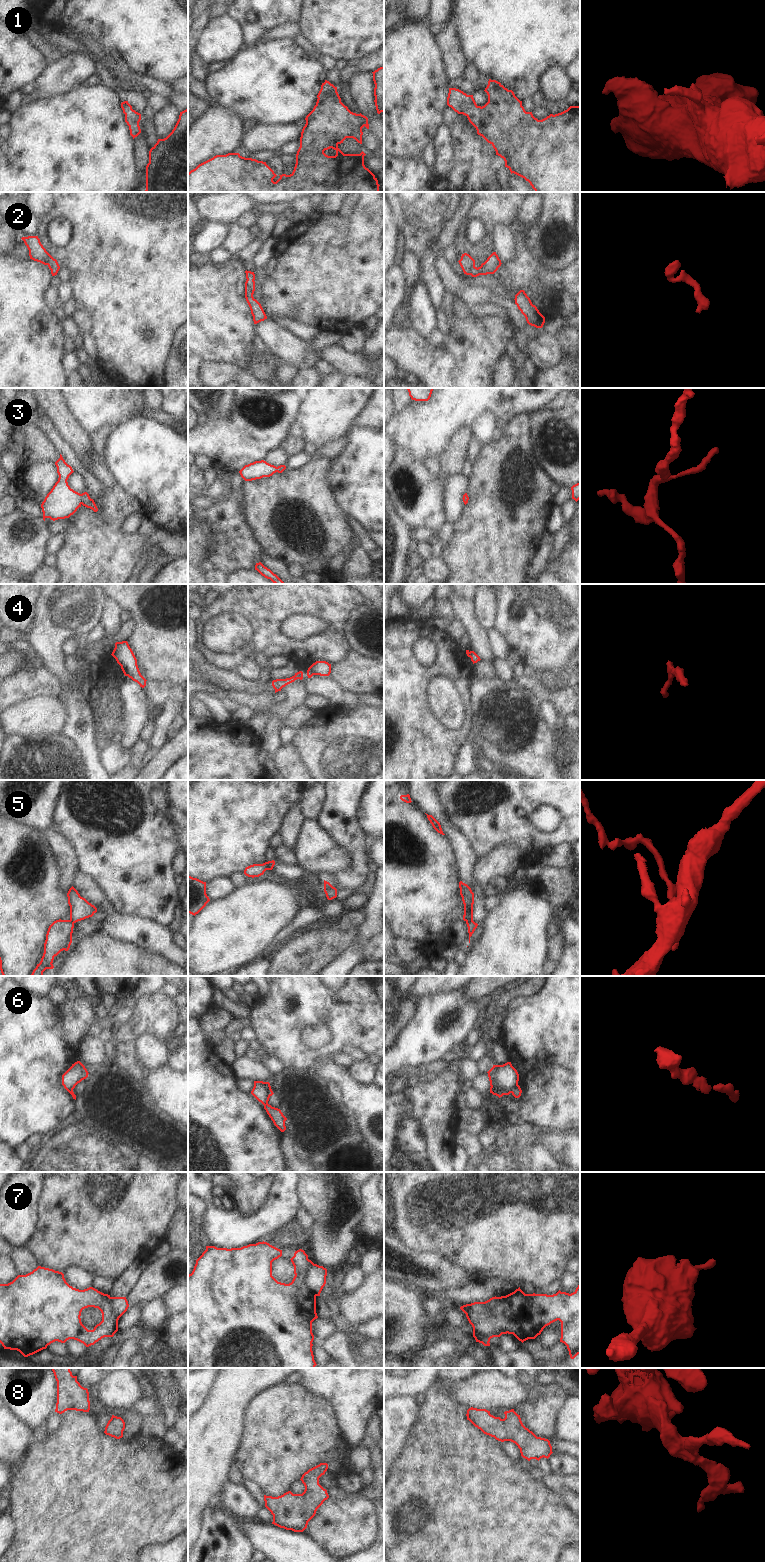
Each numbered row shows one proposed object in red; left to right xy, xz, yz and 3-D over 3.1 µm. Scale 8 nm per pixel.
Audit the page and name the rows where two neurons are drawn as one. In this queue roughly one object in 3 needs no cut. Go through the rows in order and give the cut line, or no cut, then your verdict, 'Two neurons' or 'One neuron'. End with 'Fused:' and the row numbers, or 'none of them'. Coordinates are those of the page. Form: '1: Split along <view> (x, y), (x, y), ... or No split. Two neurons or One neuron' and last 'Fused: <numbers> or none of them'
1: No split. One neuron
2: No split. One neuron
3: No split. One neuron
4: Split along xz (308, 668), (314, 674). Two neurons
5: Split along yz (472, 920), (466, 922). Two neurons
6: Split along yz (517, 1084), (510, 1092). Two neurons
7: Split along xz (312, 1263), (306, 1272), (304, 1284), (316, 1295). Two neurons
8: No split. One neuron
Fused: 4, 5, 6, 7

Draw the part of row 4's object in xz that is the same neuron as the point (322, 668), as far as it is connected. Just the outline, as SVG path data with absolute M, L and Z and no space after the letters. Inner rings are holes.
M316 661L309 669L314 675L329 676L331 673L331 664L326 661Z

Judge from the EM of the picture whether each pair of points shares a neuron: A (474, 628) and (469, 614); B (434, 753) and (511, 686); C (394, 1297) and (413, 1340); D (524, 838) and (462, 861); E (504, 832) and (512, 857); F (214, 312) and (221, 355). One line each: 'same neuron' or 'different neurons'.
A: same neuron
B: different neurons
C: same neuron
D: different neurons
E: different neurons
F: same neuron

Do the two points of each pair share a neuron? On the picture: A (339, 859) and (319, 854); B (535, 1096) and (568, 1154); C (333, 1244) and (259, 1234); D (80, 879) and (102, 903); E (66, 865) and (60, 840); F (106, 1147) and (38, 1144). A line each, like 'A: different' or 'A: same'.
A: same
B: same
C: different
D: same
E: same
F: same

